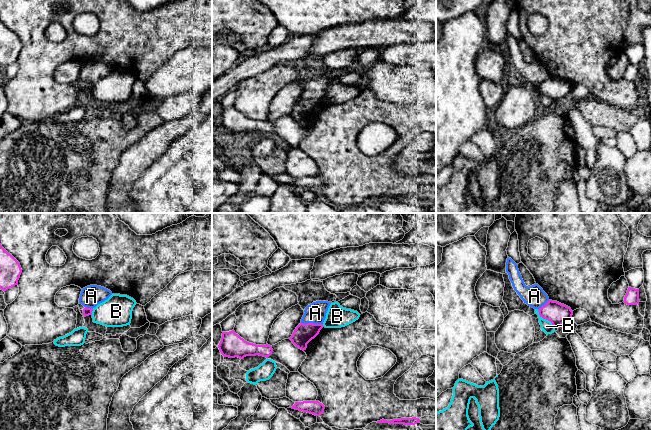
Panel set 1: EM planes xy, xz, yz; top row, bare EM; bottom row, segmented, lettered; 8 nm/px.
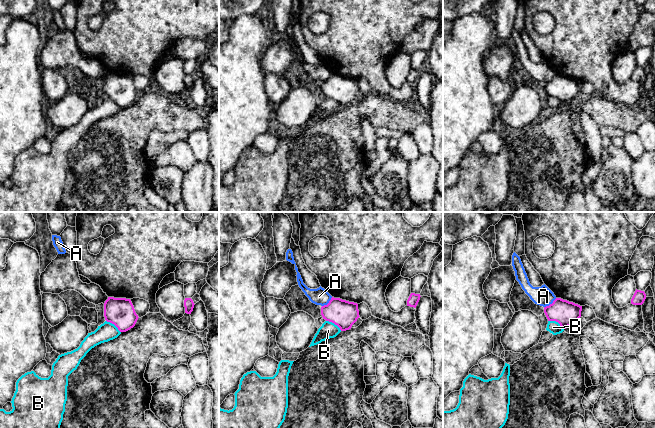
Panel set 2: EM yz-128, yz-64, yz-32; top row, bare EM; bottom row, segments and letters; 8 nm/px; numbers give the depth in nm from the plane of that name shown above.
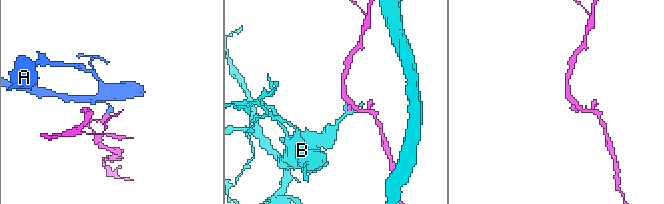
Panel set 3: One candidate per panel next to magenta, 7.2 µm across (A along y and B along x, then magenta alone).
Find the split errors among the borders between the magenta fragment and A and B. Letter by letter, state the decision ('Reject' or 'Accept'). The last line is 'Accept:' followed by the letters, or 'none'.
A: Reject
B: Reject
Accept: none

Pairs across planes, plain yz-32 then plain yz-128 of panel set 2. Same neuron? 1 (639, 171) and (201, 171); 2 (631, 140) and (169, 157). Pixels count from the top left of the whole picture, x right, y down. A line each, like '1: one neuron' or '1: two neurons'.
1: one neuron
2: one neuron

